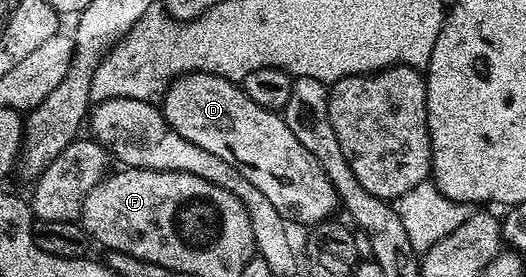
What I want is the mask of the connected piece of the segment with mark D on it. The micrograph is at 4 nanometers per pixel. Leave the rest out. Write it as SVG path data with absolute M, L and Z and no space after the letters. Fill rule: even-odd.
M193 73L174 80L163 92L163 99L162 114L169 127L208 153L214 153L226 161L226 165L238 169L238 173L246 177L246 181L250 181L250 185L254 185L254 189L266 197L268 205L278 209L281 215L307 225L319 225L335 216L332 214L336 207L338 211L338 196L318 161L309 151L302 149L302 141L290 133L277 112L262 109L262 105L254 105L254 101L250 101L250 97L246 97L244 90L233 80L224 79L220 75Z

